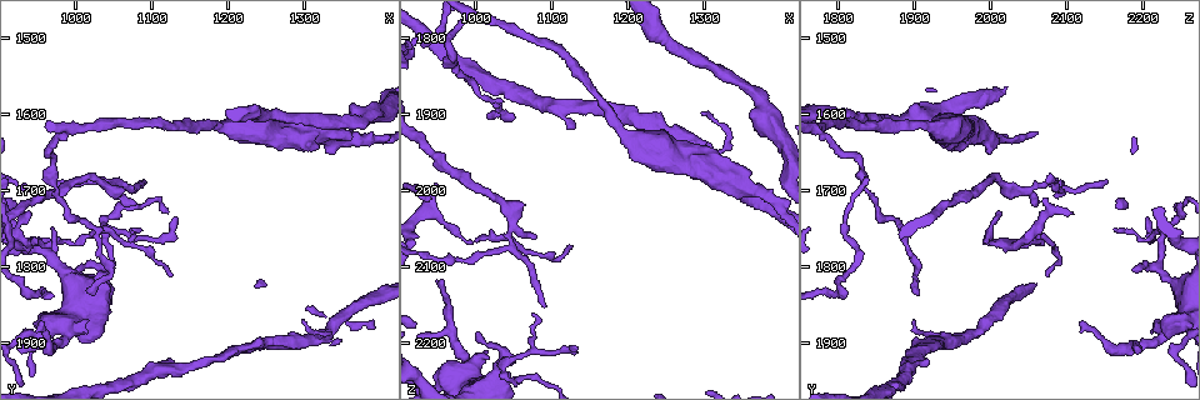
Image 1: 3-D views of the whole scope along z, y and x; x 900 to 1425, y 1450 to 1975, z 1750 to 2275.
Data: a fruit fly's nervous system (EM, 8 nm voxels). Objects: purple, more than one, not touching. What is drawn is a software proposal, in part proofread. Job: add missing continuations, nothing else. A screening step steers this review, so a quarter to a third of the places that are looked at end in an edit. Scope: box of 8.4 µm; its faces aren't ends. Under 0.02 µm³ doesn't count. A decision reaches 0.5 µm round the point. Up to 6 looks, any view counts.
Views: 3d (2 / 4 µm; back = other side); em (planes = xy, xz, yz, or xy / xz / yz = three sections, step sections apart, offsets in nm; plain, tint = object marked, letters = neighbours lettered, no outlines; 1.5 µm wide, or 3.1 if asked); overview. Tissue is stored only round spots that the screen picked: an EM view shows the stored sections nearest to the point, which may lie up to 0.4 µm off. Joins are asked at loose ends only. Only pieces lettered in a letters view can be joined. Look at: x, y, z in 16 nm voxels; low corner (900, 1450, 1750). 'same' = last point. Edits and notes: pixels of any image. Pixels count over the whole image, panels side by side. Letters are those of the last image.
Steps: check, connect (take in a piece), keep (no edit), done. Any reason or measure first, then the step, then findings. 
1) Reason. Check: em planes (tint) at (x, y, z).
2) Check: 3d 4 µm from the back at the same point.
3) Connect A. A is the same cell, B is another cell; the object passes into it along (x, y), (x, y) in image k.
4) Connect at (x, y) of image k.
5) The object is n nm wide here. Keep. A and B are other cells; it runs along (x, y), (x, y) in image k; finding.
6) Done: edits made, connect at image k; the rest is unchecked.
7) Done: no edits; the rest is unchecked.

Thin end. Check: em xz step 4 (letters) at (1080, 1720, 2060).

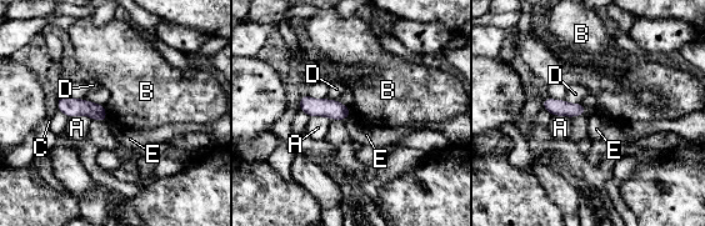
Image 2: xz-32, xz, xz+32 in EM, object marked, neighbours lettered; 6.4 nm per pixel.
The object is 90 nm wide here. Keep. A, B, C, D and E are other cells; a border runs along (350, 115), (345, 120) in image 2; no lettered piece goes on from it.

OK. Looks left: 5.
Free end. Check: em xy step 8 (tint) at (1025, 1835, 1900).

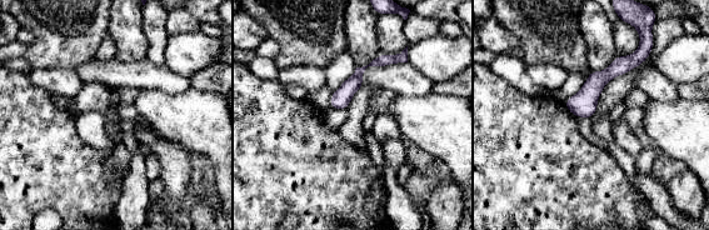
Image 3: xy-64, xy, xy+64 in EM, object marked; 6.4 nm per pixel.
Check: em planes (letters) at the same point.

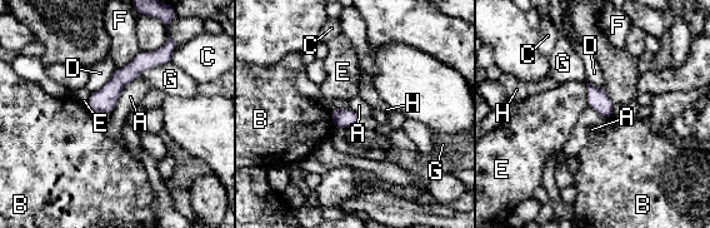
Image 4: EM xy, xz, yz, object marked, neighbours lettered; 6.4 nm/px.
The object is 130 nm wide here. Keep. A, B, C, D, E, F, G and H are other cells; a border runs along (136, 77), (121, 90), (110, 113) in image 4; none of them fits.

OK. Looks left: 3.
Tapers out. Check: 3d 4 µm at (1125, 1735, 2205).

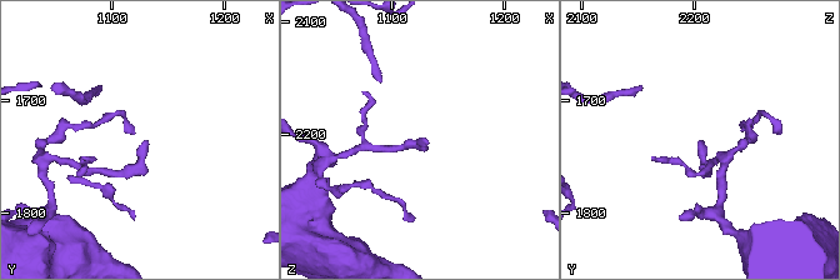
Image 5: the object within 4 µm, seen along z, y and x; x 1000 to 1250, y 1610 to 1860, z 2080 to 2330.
Check: em planes (letters) at (1126, 1736, 2202).

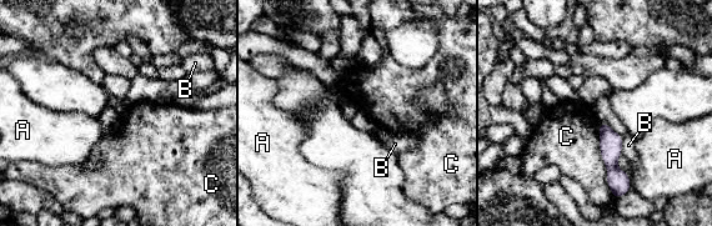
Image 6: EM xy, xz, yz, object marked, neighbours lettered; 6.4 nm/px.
Keep. A, B and C are other cells; a border runs along (598, 122), (598, 150), (615, 199) in image 6; none of them fits.

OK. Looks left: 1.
Done: no edits; the rest is unchecked.

